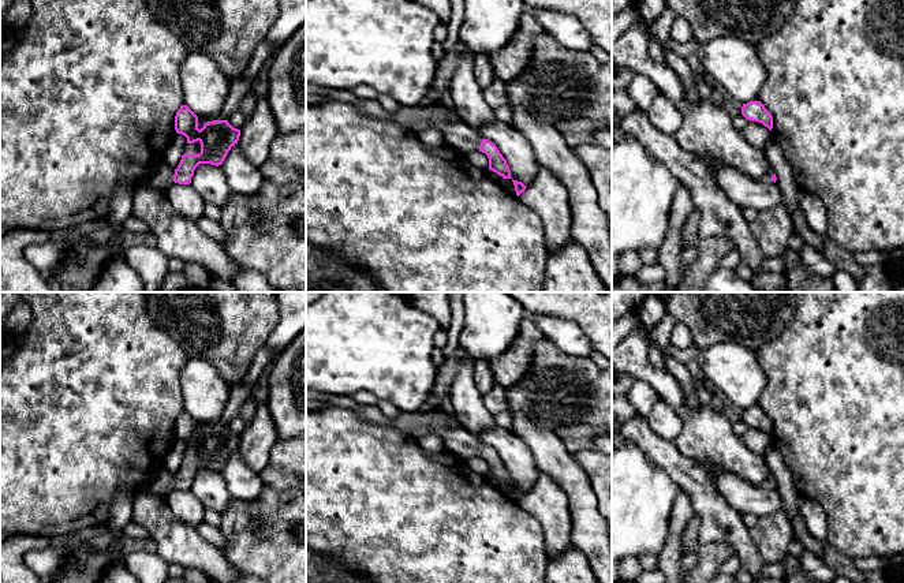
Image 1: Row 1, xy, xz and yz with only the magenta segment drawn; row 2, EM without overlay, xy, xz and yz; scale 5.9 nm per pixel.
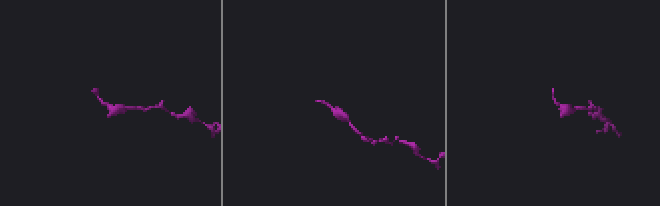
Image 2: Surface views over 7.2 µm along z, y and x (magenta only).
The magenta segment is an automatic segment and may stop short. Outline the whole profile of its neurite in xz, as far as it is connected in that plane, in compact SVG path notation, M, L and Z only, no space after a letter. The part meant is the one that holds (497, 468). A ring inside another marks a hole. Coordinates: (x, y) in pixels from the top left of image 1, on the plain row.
M306 390L306 411L321 411L325 408L347 408L371 423L393 426L412 438L425 433L436 433L442 441L442 449L462 457L464 461L471 457L482 457L489 464L489 475L512 485L507 466L496 451L482 445L477 436L468 433L459 422L453 422L448 414L434 410L427 414L403 412L396 419L386 418L377 406L359 406L352 396L328 396L322 392Z

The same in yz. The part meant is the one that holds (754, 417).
M750 407L743 410L741 421L747 426L762 429L770 437L773 434L773 422L761 407Z

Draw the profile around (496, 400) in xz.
M496 382L490 392L483 396L483 403L488 411L493 415L501 411L508 411L507 388Z

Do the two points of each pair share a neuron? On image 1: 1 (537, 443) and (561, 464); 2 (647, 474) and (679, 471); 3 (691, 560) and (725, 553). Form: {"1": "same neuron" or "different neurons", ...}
{"1": "same neuron", "2": "different neurons", "3": "different neurons"}

